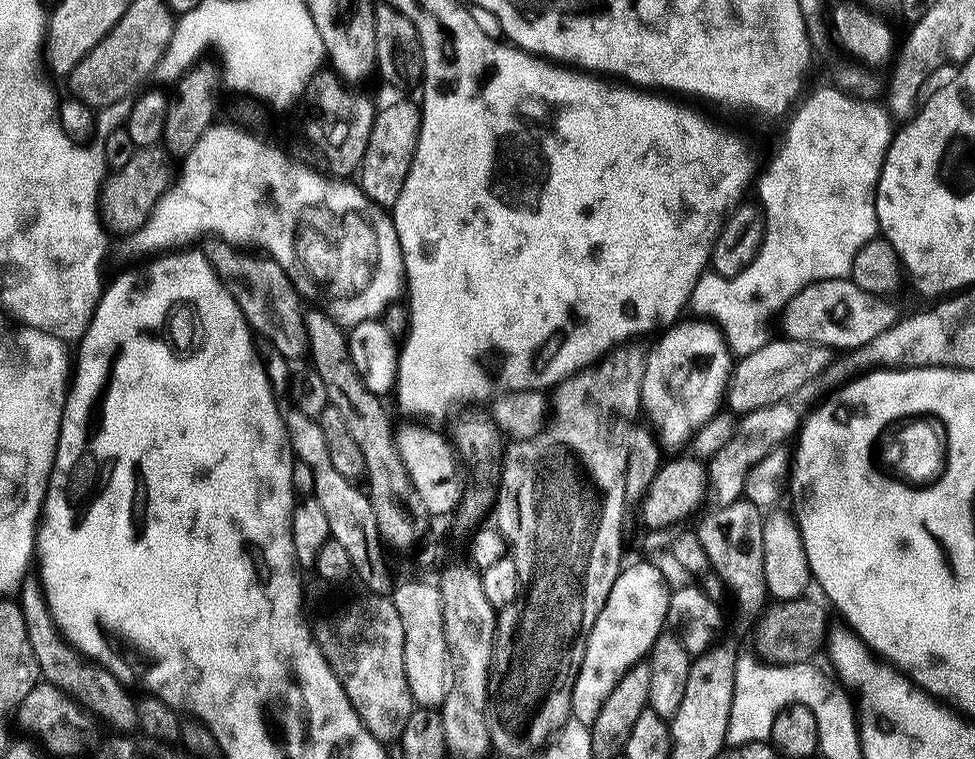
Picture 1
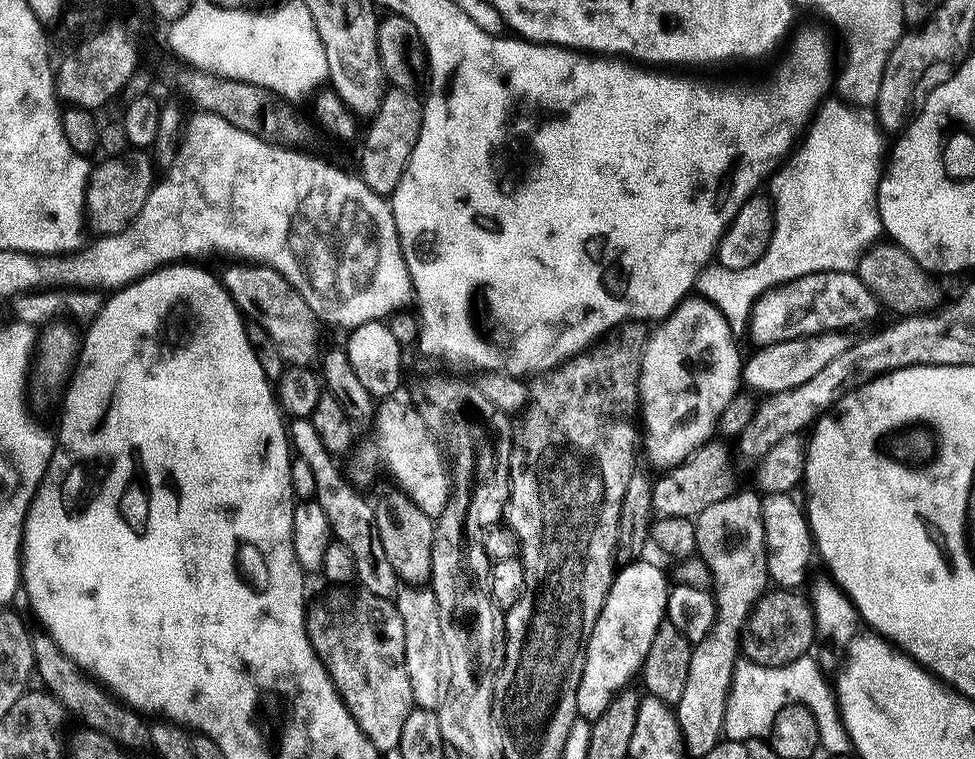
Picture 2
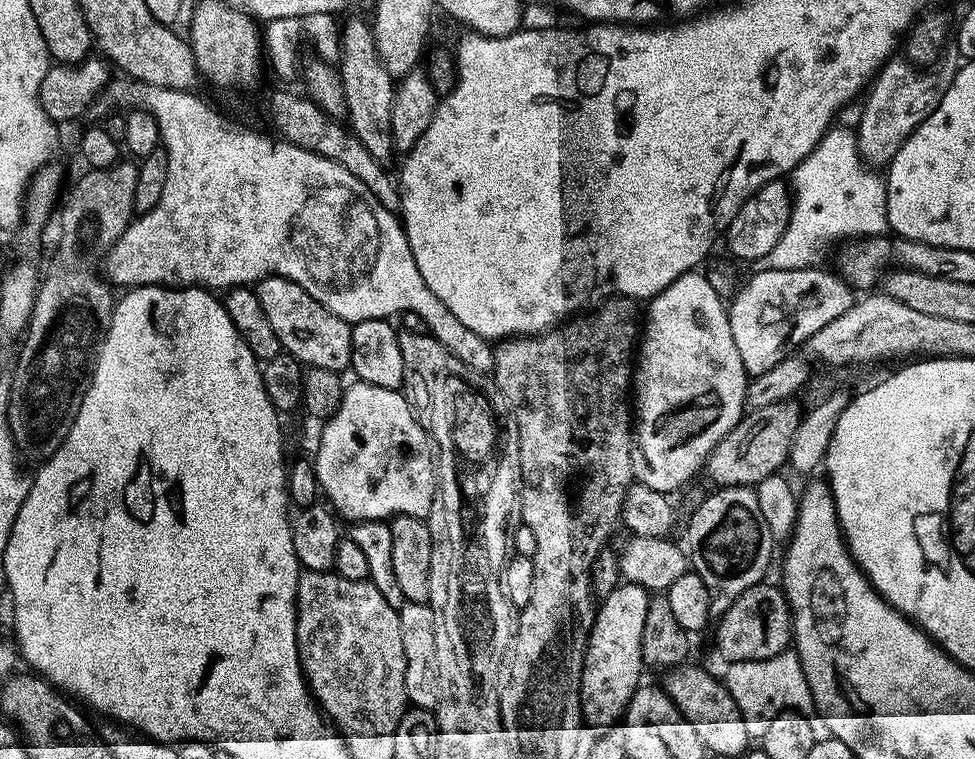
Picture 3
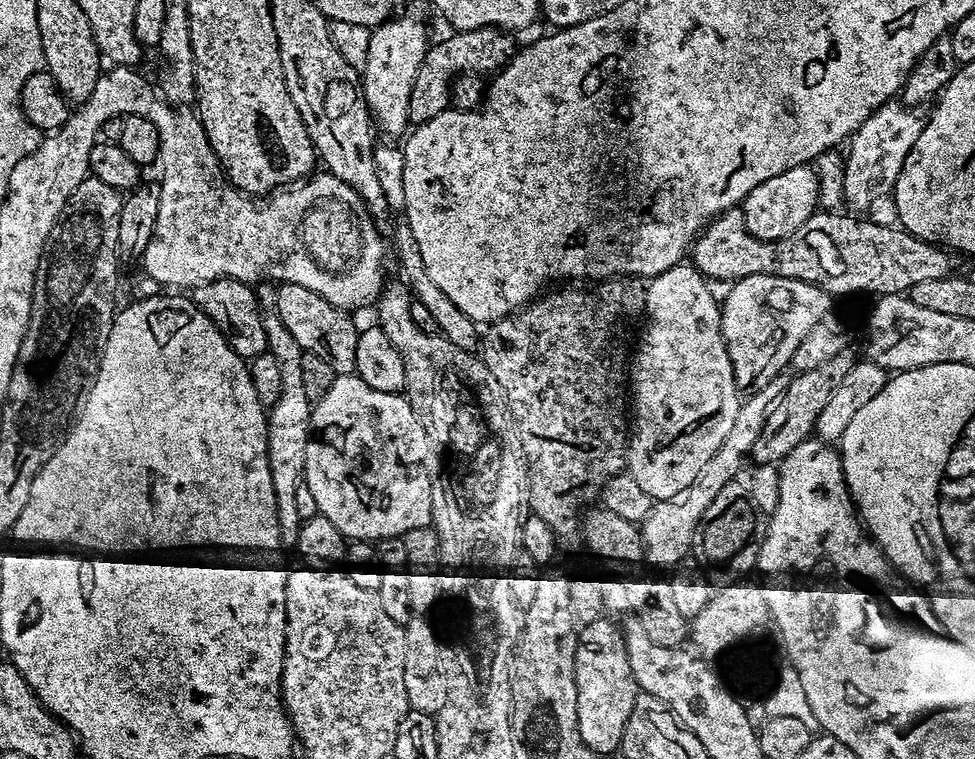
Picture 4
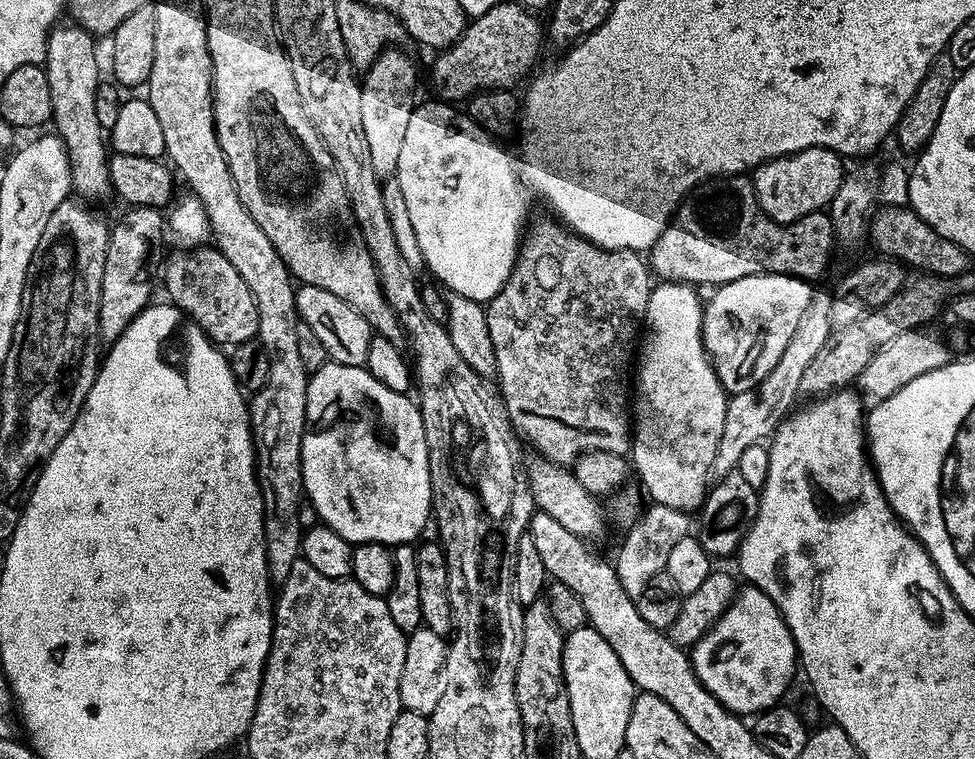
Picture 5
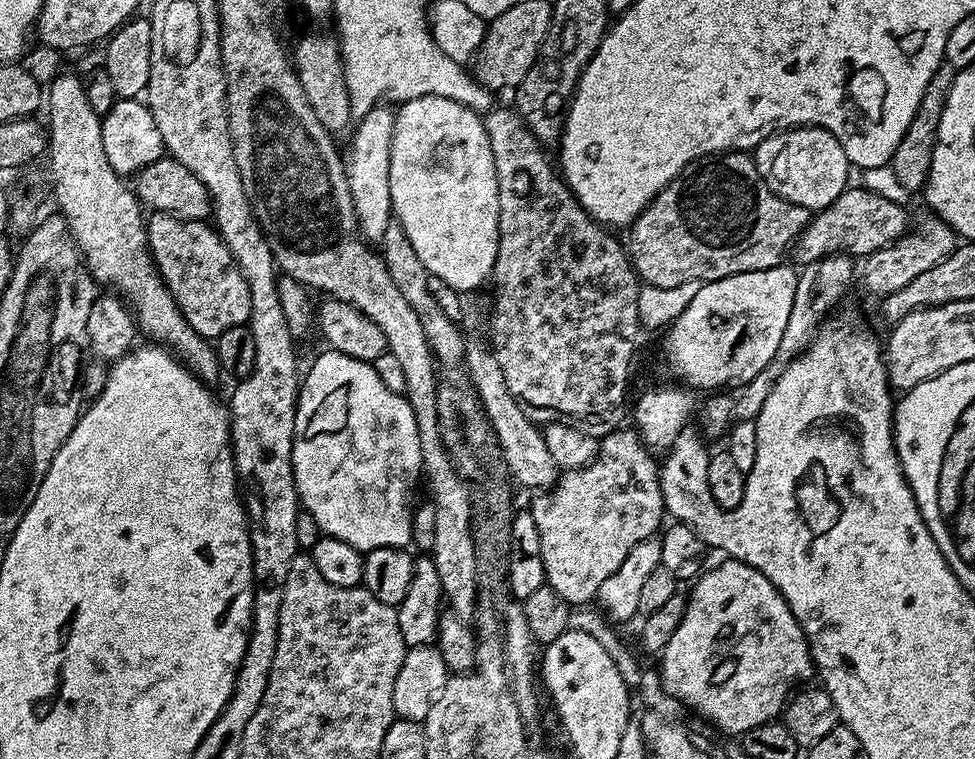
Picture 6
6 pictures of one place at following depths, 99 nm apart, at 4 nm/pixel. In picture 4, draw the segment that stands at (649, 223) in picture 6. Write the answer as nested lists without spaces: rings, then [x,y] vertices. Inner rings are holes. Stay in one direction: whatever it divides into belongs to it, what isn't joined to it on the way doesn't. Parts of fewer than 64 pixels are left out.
[[[739,207],[727,208],[721,216],[715,216],[705,224],[704,231],[697,236],[690,249],[690,260],[701,276],[709,281],[735,282],[747,276],[781,276],[810,282],[833,298],[846,296],[850,292],[876,292],[877,297],[898,296],[907,294],[911,288],[918,286],[918,282],[953,275],[953,253],[947,247],[912,236],[899,226],[875,224],[871,218],[861,218],[856,214],[839,216],[838,213],[836,210],[817,210],[809,220],[802,222],[802,226],[798,226],[798,230],[794,230],[794,234],[781,240],[759,240],[746,230],[743,211]]]

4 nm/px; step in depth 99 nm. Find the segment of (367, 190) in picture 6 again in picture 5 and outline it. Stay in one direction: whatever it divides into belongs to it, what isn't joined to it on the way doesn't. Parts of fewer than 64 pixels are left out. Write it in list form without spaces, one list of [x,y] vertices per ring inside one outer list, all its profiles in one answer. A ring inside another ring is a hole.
[[[389,47],[363,73],[362,127],[366,130],[366,146],[370,150],[370,162],[374,162],[377,177],[388,178],[398,166],[398,154],[402,154],[402,142],[406,142],[406,129],[410,114],[418,107],[416,100],[416,64],[401,49]]]

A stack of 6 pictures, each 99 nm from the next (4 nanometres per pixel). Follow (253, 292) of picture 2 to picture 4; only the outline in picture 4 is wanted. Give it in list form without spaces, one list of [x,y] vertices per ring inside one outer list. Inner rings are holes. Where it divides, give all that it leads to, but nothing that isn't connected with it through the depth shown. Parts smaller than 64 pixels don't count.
[[[285,283],[276,288],[275,309],[300,348],[324,358],[337,374],[355,373],[354,354],[358,351],[360,332],[345,309],[326,302],[314,290],[306,290],[306,286]]]

